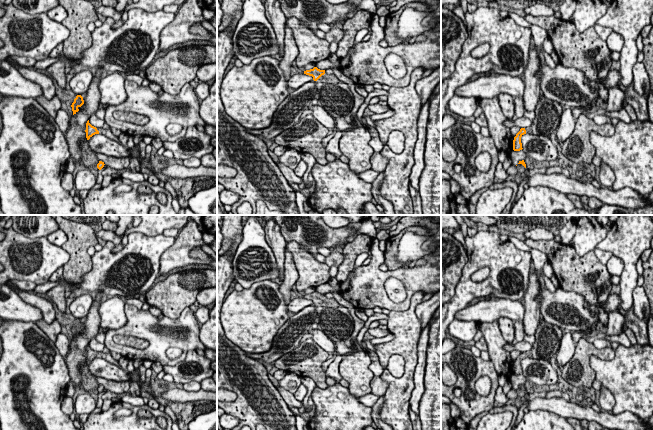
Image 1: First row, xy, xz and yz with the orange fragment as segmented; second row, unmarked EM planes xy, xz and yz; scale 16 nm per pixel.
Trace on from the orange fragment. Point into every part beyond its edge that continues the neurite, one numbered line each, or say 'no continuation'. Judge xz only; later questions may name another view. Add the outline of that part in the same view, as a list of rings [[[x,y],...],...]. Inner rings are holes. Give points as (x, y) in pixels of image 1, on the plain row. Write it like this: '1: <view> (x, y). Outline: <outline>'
1: xz (337, 324). Outline: [[[324,298],[315,307],[317,317],[320,319],[318,329],[334,343],[345,341],[351,336],[354,322],[346,307],[338,304],[334,298]]]

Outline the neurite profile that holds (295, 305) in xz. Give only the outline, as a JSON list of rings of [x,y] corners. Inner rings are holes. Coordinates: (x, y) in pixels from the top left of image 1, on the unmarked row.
[[[295,298],[292,299],[289,304],[287,305],[287,309],[289,312],[295,314],[313,304],[312,300],[306,298]]]

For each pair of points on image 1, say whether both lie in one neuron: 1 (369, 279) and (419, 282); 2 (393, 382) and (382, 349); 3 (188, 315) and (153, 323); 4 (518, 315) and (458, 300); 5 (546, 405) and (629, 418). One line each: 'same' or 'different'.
1: same
2: same
3: same
4: different
5: same

